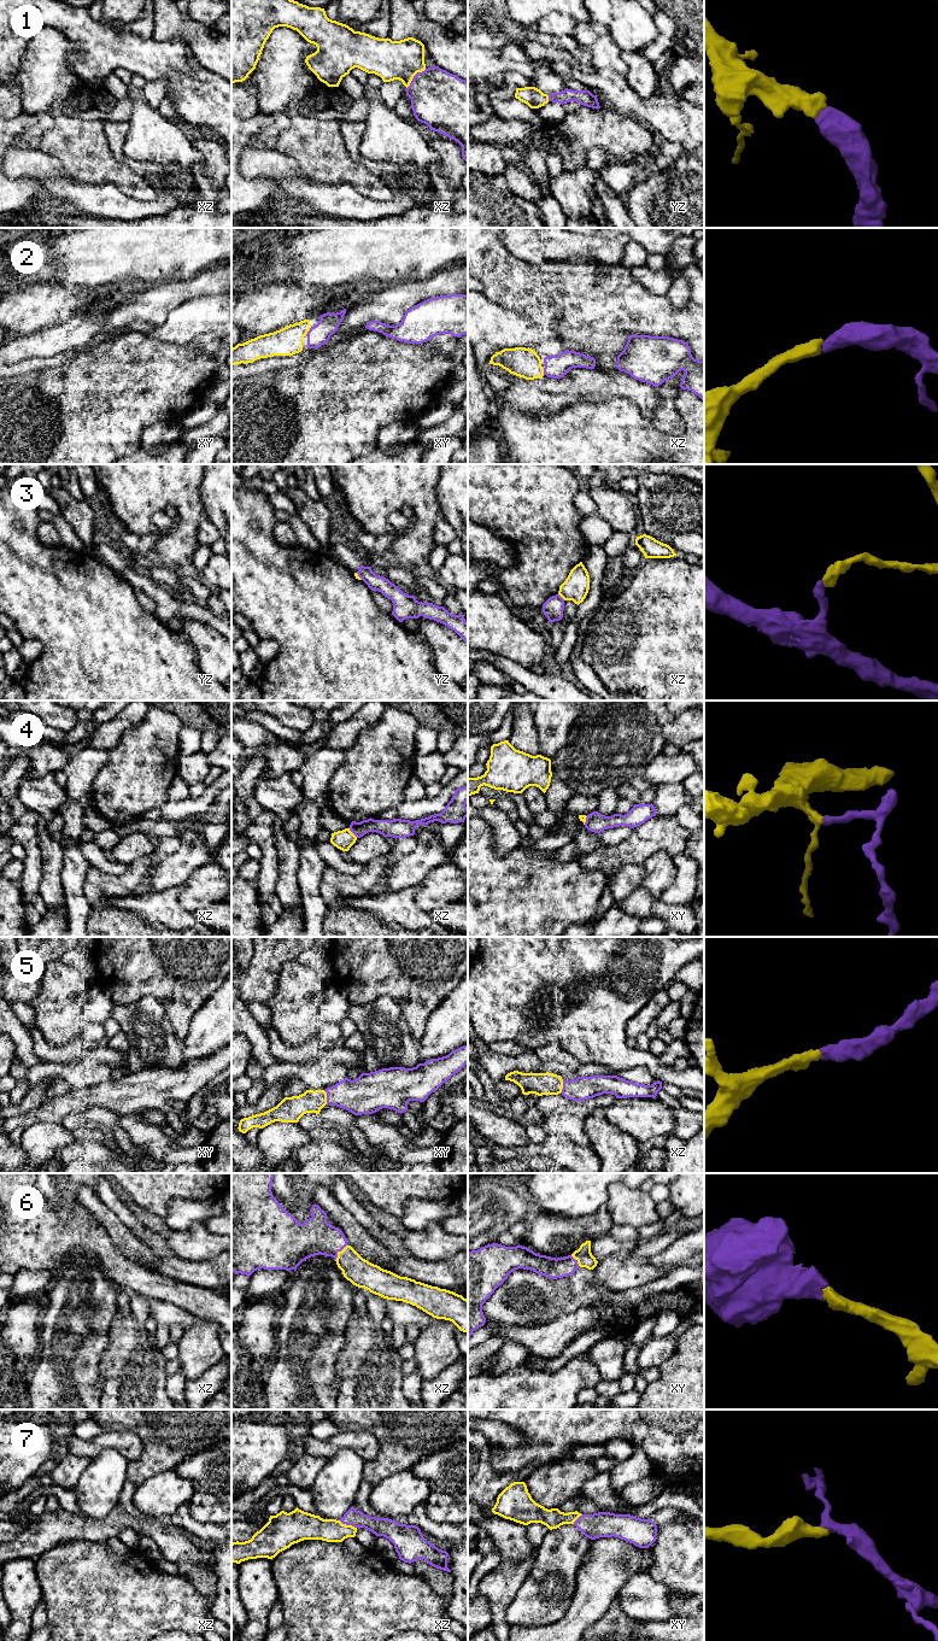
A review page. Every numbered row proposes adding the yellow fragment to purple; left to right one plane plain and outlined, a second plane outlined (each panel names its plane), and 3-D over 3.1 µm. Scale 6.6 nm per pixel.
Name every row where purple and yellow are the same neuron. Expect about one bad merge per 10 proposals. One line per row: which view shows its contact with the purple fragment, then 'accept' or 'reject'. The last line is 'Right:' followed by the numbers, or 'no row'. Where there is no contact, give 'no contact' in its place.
1: contact in xz; accept
2: contact in xy; accept
3: contact in xz; reject
4: contact in xz; reject
5: contact in xy; accept
6: contact in xz; accept
7: contact in xz; accept
Right: 1, 2, 5, 6, 7

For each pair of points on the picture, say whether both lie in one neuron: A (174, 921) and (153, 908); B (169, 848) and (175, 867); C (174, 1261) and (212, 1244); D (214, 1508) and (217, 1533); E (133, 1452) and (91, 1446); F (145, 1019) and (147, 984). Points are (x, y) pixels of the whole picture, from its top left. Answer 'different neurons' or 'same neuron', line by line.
A: same neuron
B: different neurons
C: same neuron
D: different neurons
E: same neuron
F: different neurons

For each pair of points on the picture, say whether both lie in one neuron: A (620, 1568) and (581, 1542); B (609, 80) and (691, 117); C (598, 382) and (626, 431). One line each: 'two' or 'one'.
A: two
B: one
C: two

